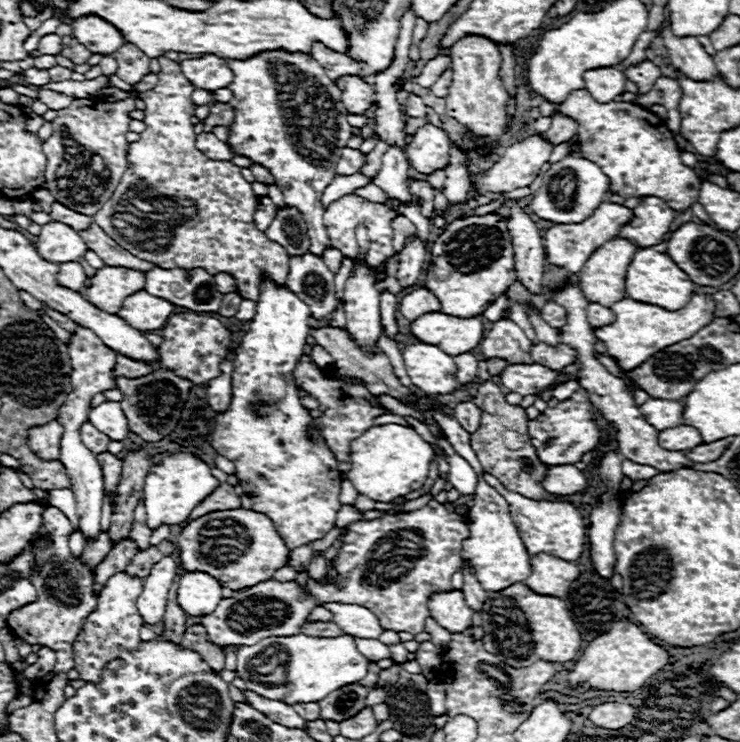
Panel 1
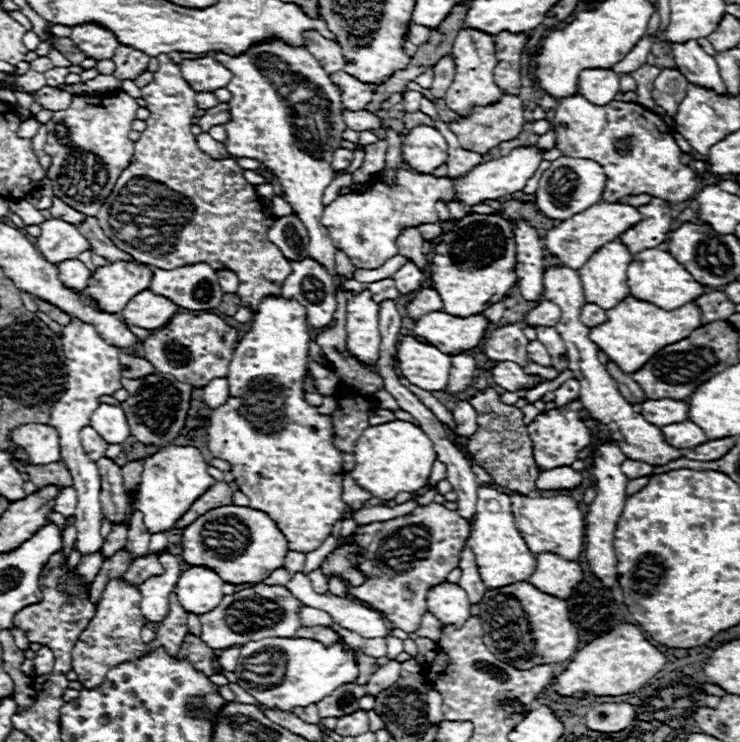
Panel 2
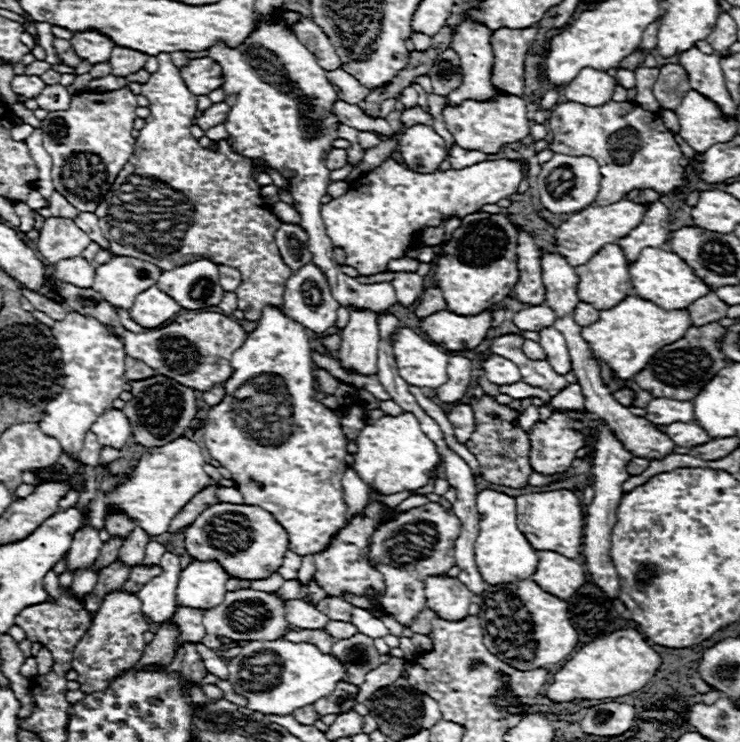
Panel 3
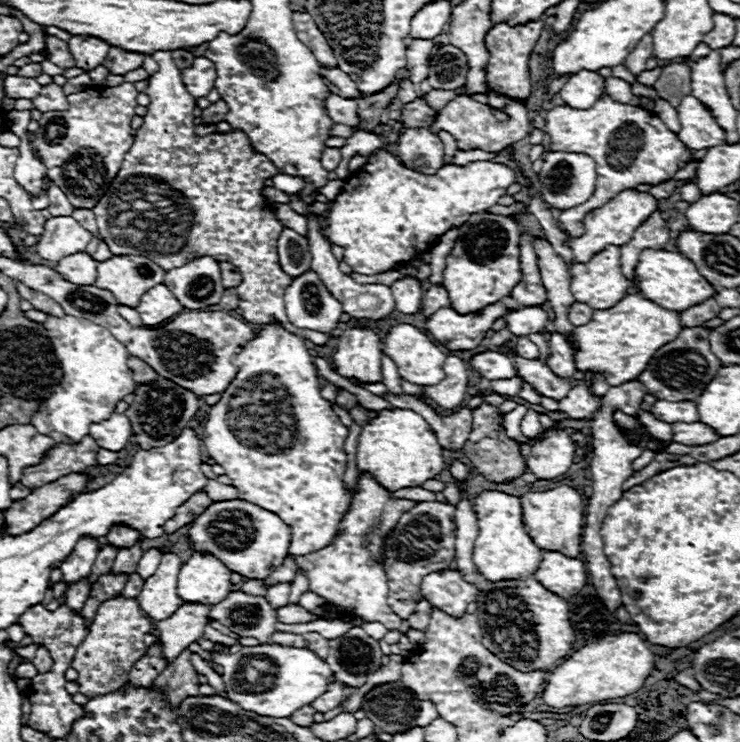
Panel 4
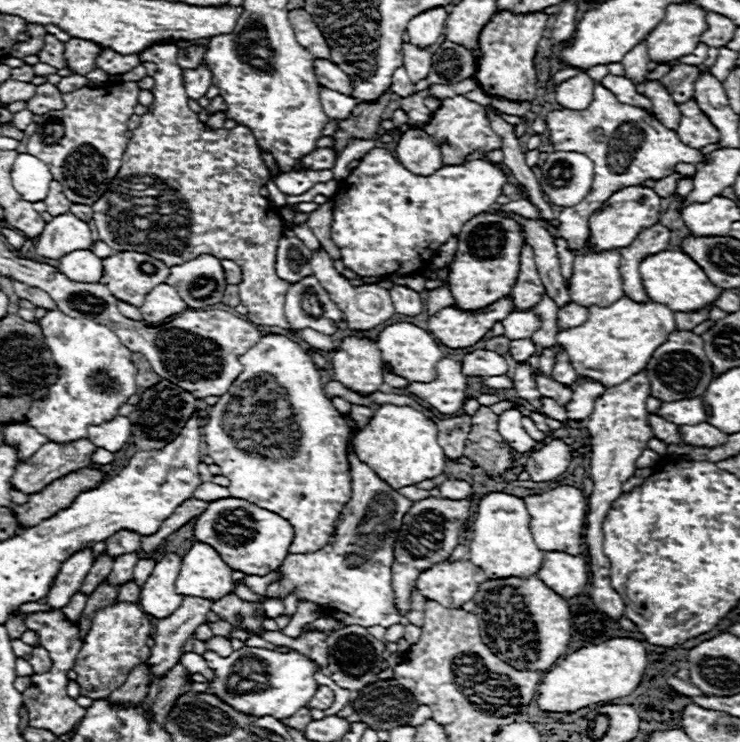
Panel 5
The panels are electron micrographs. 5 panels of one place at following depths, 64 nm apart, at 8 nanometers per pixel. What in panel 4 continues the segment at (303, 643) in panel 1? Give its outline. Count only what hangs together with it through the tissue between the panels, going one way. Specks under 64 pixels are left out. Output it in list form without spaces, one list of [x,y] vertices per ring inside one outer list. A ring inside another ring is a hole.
[[[262,644],[262,646],[244,646],[236,654],[218,654],[218,652],[210,650],[210,660],[214,664],[222,666],[222,680],[224,680],[224,686],[226,686],[226,694],[232,702],[236,702],[242,710],[248,710],[248,712],[254,712],[254,714],[260,714],[260,716],[270,716],[270,718],[292,716],[298,708],[314,702],[314,698],[318,698],[318,694],[322,694],[326,690],[326,686],[330,682],[334,682],[330,666],[324,660],[316,658],[316,654],[312,654],[306,648],[290,648],[290,646],[284,648],[284,646],[278,646],[278,644]],[[260,656],[272,660],[278,668],[276,678],[274,678],[274,686],[262,693],[237,692],[234,688],[228,690],[228,686],[232,686],[232,680],[238,672],[240,660],[242,658],[260,658]]]

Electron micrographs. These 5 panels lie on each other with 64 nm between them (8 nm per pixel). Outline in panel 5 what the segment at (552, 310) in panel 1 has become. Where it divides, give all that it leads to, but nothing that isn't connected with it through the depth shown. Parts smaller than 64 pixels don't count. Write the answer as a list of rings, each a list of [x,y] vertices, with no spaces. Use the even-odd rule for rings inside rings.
[[[516,310],[502,320],[502,326],[504,326],[504,336],[512,340],[512,338],[530,338],[534,330],[538,330],[540,322],[530,310]]]

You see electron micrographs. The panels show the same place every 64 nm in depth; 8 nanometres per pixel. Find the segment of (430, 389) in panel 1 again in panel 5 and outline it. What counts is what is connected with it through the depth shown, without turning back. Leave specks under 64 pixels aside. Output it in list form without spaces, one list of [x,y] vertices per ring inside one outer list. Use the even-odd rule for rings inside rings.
[[[398,322],[398,324],[384,326],[376,338],[376,346],[382,354],[382,360],[386,364],[390,364],[398,376],[402,376],[410,382],[430,382],[436,376],[434,366],[444,358],[436,338],[430,332],[418,328],[410,322]]]

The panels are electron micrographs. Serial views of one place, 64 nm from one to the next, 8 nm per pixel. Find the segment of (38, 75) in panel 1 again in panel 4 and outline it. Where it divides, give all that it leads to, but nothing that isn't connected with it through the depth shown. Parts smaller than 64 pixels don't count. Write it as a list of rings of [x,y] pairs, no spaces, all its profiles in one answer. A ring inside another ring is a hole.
[[[8,76],[2,84],[2,90],[8,98],[28,98],[32,100],[34,96],[38,96],[38,90],[42,86],[34,80],[34,78],[20,78],[20,76]]]

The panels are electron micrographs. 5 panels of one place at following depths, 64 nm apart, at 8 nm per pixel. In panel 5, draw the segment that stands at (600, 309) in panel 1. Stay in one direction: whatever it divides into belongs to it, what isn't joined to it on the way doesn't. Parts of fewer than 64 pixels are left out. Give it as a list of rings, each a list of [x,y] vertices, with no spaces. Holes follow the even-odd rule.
[[[568,302],[558,310],[558,328],[574,328],[584,324],[588,318],[588,308],[582,308],[574,302]]]

